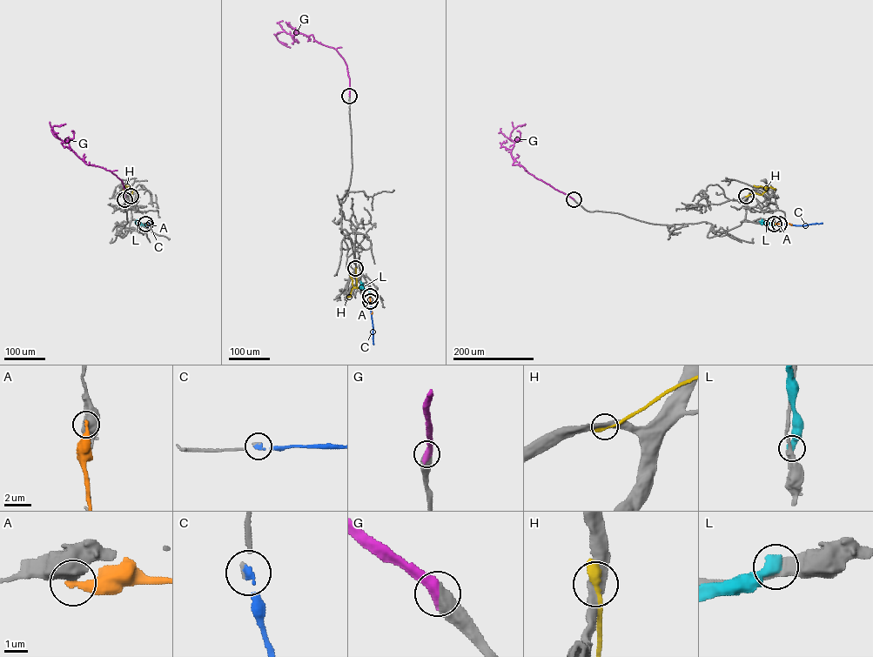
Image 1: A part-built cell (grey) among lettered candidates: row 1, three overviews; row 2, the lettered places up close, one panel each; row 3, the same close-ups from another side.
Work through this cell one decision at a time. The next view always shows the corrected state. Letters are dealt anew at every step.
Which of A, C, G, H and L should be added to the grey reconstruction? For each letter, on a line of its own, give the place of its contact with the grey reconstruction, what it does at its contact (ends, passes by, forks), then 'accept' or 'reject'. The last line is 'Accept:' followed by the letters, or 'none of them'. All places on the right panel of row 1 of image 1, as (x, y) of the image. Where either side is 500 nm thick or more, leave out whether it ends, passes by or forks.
A: contact (775, 224); reject
C: contact (779, 224); it ends; accept
G: contact (574, 199); accept
H: contact (746, 196); it ends; reject
L: contact (774, 224); reject
Accept: C, G

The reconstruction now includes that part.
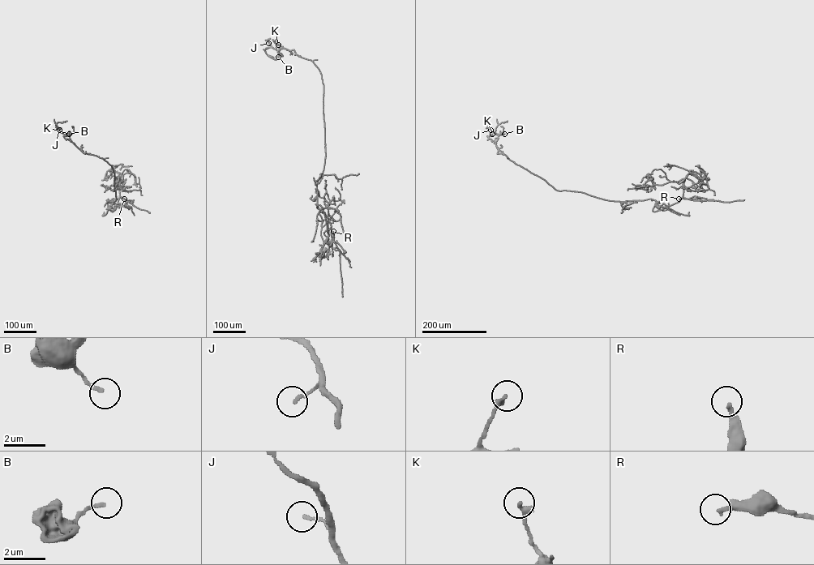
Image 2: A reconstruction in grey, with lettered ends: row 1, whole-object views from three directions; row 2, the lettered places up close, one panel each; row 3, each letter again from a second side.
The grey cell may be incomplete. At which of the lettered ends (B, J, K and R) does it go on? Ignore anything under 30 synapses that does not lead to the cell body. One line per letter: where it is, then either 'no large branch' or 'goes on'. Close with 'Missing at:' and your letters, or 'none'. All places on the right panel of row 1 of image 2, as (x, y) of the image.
B: place (504, 134); no large branch
J: place (490, 130); no large branch
K: place (492, 134); no large branch
R: place (679, 199); goes on
Missing at: R

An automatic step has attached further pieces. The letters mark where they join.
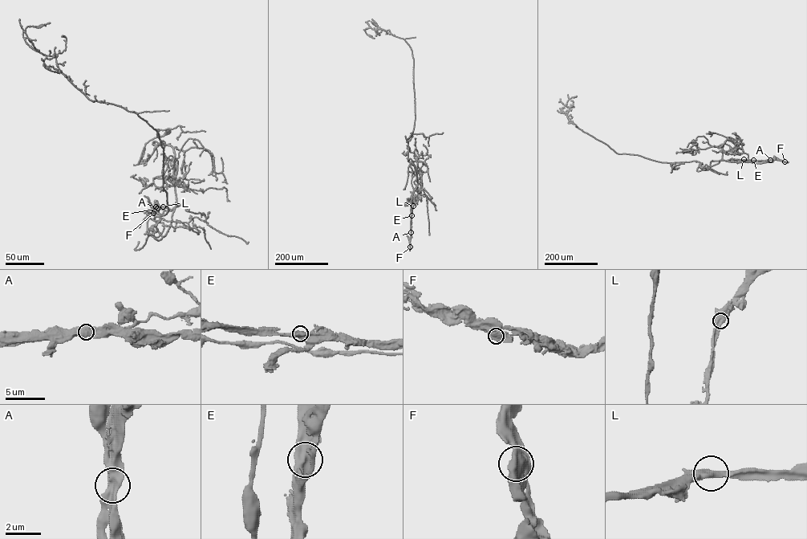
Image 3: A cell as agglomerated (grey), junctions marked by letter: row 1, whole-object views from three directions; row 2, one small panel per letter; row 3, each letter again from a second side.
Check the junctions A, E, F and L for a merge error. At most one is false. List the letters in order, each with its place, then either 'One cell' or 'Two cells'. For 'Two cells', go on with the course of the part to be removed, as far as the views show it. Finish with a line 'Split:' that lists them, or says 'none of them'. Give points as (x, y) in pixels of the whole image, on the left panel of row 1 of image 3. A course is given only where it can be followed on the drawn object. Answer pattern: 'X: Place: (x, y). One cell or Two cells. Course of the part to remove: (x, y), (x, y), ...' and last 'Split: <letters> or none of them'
A: Place: (156, 206). Two cells. Course of the part to remove: (156, 206), (157, 209), (166, 206)
E: Place: (157, 208). One cell
F: Place: (153, 213). One cell
L: Place: (163, 206). One cell
Split: A

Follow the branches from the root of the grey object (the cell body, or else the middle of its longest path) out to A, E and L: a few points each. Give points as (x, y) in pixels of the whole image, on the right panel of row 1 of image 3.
A: (735, 133), (742, 144), (732, 138), (727, 138), (722, 149), (723, 160), (739, 162), (770, 159)
E: (735, 133), (742, 144), (727, 138), (722, 149), (722, 159), (738, 162), (768, 160), (753, 160)
L: (735, 133), (742, 144), (732, 138), (727, 138), (722, 149), (723, 160), (738, 162), (768, 160), (743, 159)

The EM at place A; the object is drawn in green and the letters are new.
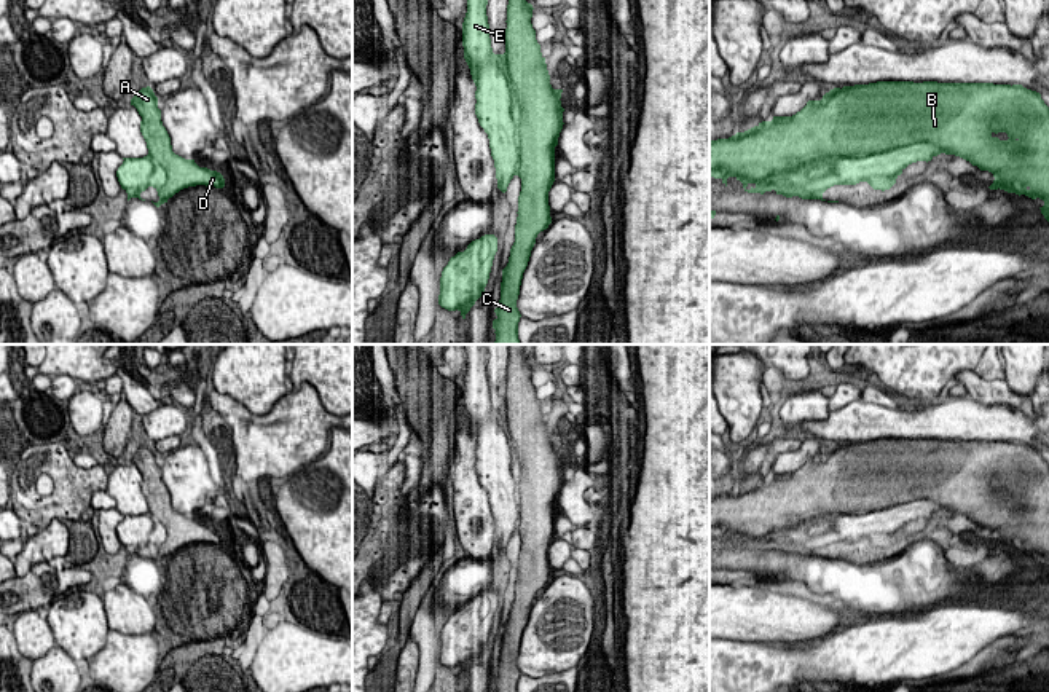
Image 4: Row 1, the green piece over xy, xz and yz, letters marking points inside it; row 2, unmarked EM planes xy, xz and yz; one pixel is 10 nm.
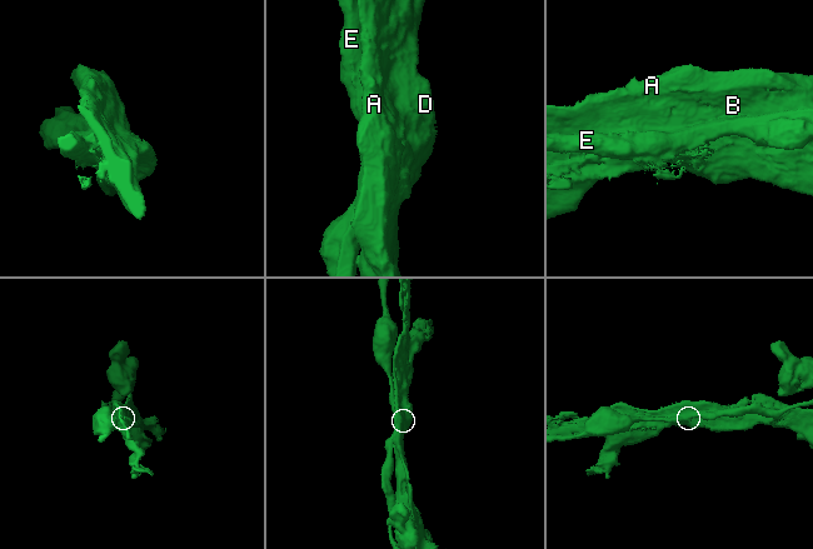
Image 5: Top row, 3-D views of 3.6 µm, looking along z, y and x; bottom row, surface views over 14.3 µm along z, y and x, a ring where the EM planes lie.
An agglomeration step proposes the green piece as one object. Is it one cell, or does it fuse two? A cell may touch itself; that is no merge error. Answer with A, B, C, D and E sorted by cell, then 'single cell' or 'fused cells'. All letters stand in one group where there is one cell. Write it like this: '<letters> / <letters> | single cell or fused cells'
A B C D / E | fused cells

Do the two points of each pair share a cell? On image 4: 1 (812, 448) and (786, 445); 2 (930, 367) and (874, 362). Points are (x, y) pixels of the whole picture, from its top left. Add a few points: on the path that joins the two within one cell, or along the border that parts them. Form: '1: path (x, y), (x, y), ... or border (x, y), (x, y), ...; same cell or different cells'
1: border (802, 444), (793, 452), (783, 452), (772, 467); different cells
2: path (915, 362), (888, 362); same cell

